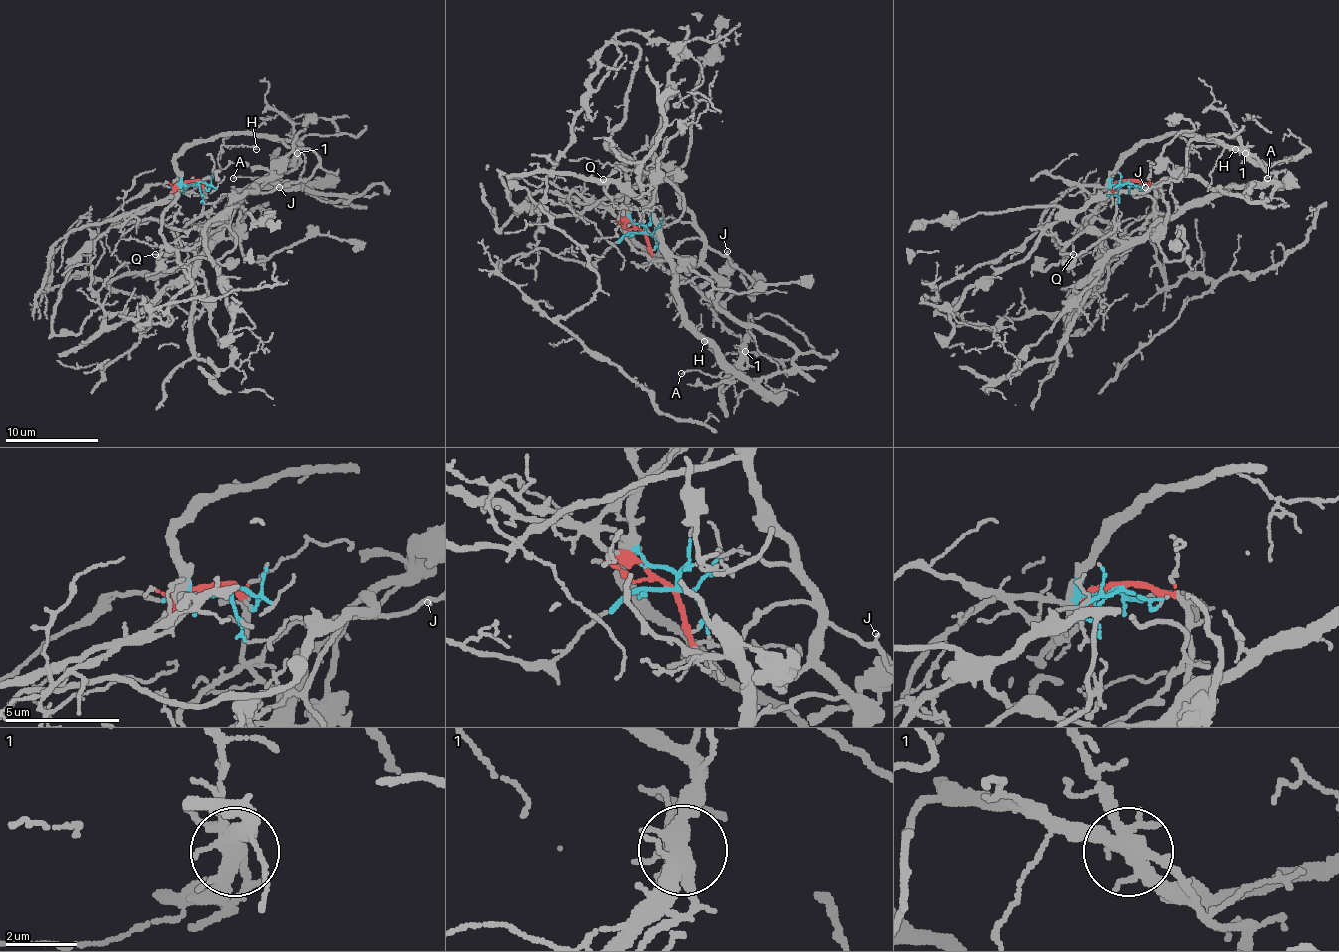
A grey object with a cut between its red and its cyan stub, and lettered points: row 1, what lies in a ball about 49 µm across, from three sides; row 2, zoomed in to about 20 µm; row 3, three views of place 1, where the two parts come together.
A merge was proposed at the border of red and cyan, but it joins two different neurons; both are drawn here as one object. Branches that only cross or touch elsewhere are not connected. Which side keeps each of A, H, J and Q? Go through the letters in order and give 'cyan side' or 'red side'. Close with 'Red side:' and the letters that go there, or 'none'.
A: cyan side
H: cyan side
J: cyan side
Q: red side
Red side: Q

